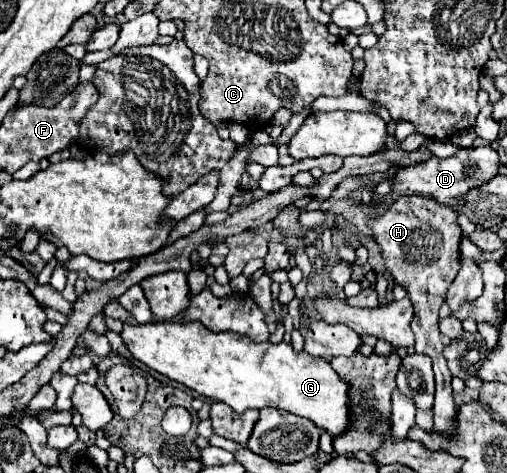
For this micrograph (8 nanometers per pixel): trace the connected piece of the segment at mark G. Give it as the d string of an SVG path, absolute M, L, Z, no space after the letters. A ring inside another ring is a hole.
M196 321L126 323L120 335L138 361L212 401L226 403L236 413L276 407L310 419L332 437L340 437L348 429L350 385L336 375L326 359L310 357L304 351L294 353L290 343L256 343L250 337L236 333L212 333Z

